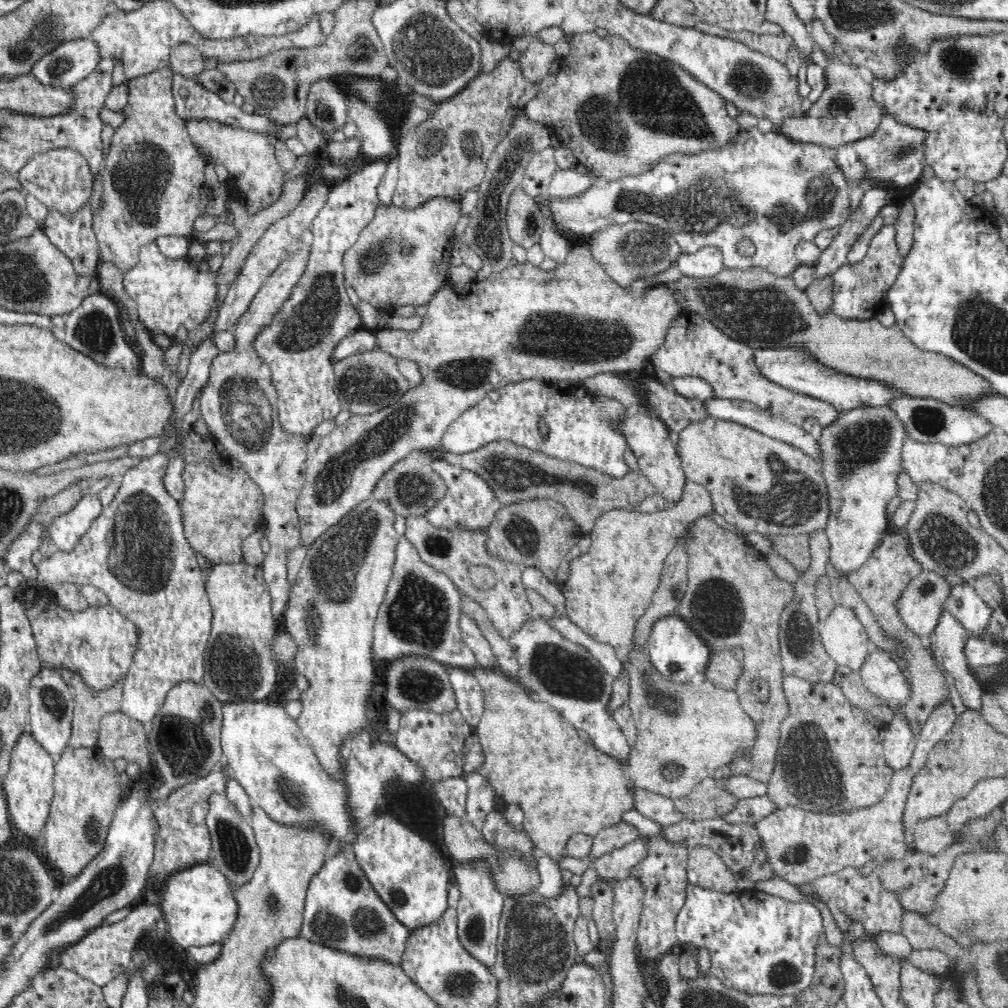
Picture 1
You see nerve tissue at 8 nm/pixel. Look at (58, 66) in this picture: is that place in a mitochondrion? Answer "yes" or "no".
yes

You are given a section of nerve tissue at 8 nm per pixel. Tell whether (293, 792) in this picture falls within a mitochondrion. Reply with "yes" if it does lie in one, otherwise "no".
yes

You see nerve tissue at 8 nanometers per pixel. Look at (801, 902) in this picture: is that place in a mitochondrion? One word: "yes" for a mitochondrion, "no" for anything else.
no

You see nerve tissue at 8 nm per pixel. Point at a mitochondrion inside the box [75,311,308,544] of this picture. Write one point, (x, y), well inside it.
(244, 407)

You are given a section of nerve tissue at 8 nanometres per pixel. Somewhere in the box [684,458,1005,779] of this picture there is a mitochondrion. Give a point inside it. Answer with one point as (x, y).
(942, 538)

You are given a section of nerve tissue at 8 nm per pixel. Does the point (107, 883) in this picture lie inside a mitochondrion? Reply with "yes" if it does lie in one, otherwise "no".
yes

